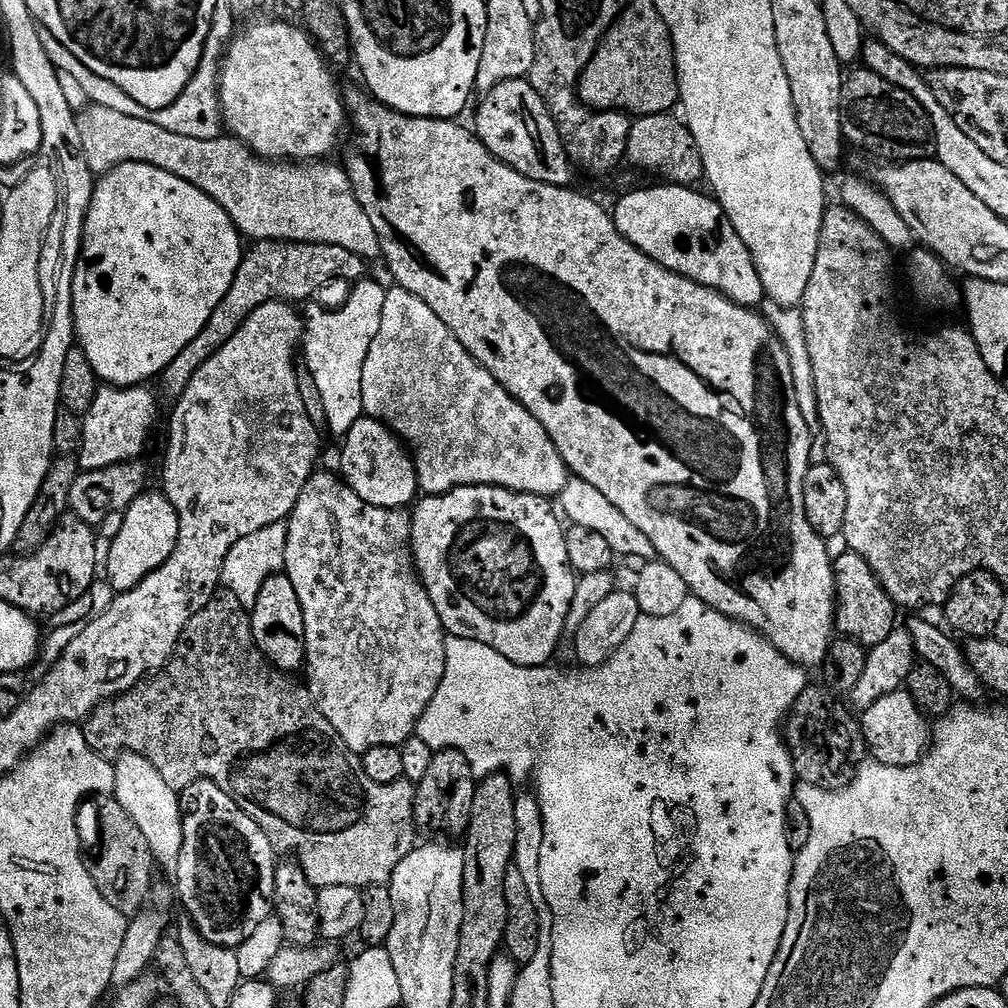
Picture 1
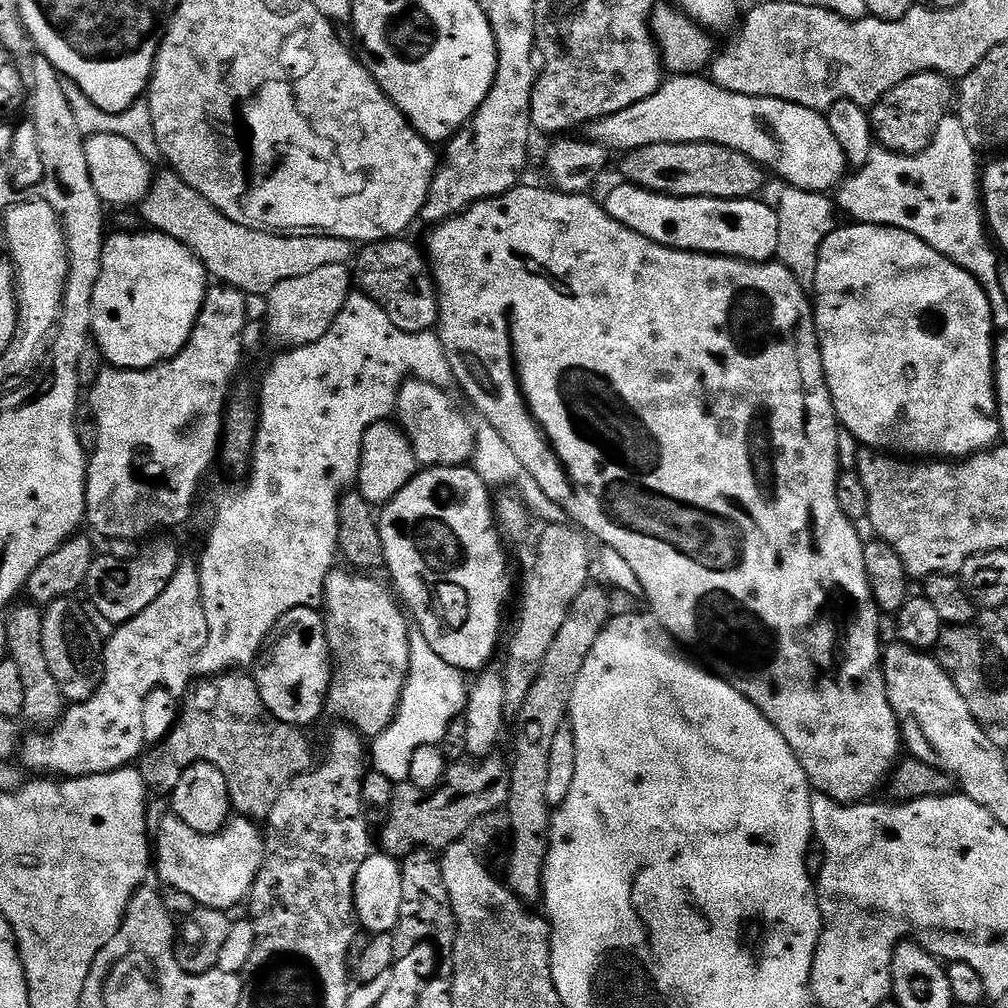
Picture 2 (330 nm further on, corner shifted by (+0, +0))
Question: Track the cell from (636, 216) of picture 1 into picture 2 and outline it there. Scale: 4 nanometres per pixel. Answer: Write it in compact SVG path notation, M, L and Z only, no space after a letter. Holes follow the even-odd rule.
M620 182L606 199L606 207L615 220L630 230L679 252L704 252L707 256L735 256L738 260L768 262L779 250L779 214L771 203L763 204L760 198L723 200L713 196L663 196L660 192Z

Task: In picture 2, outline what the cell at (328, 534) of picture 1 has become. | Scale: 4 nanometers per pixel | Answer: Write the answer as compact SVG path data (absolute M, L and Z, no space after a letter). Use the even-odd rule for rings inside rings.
M333 570L324 580L322 615L332 651L332 683L328 685L326 708L340 719L337 721L375 738L388 729L400 708L414 655L413 629L397 593L376 577L379 575L347 571Z

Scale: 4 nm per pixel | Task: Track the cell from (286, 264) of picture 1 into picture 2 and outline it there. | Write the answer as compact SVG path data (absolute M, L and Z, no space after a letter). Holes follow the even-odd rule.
M408 238L377 240L374 244L363 245L359 249L354 268L358 273L359 287L360 284L364 287L361 288L363 295L382 306L382 310L386 310L390 319L404 331L430 332L437 327L440 298L436 282L432 279L432 269L425 253L421 249L419 252Z

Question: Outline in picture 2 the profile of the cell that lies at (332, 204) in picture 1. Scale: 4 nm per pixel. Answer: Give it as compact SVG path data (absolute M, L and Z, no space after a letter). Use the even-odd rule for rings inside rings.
M171 170L153 179L152 187L138 205L138 212L142 220L144 215L149 229L183 240L198 253L217 281L230 284L245 294L267 294L278 282L286 282L286 278L302 278L302 274L310 274L310 270L322 266L348 264L354 256L353 241L346 238L327 234L277 234L234 222Z

